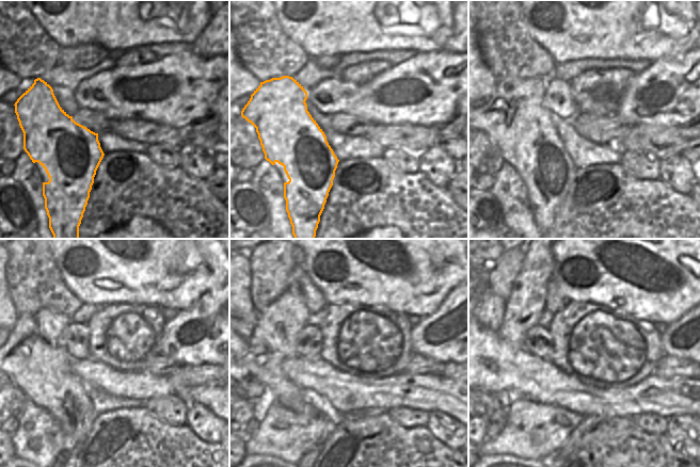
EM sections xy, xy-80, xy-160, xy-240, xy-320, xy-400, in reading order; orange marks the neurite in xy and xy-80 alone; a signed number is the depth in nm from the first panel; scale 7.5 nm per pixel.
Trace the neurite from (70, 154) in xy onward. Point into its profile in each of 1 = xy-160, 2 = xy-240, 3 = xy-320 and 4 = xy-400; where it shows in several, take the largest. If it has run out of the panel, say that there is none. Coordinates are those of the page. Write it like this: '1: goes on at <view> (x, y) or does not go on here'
1: goes on at xy-160 (514, 116)
2: goes on at xy-240 (34, 356)
3: goes on at xy-320 (273, 339)
4: goes on at xy-400 (527, 302)

